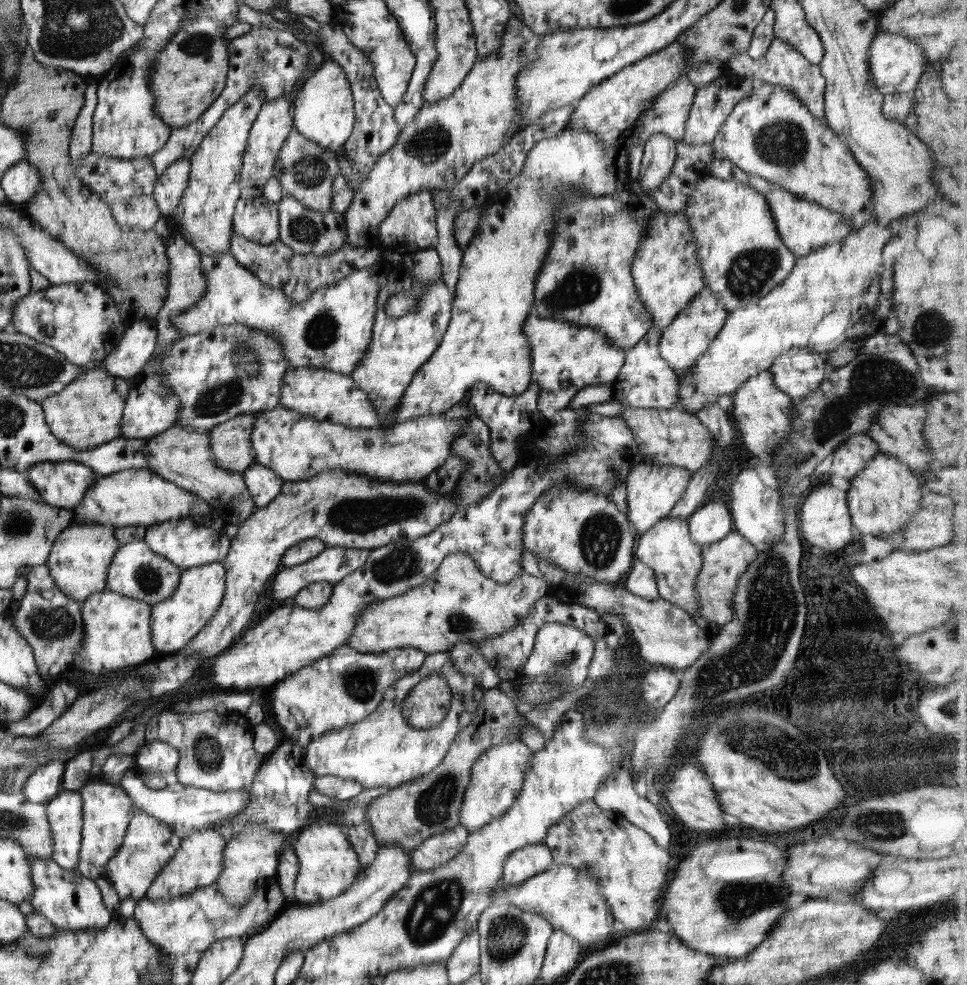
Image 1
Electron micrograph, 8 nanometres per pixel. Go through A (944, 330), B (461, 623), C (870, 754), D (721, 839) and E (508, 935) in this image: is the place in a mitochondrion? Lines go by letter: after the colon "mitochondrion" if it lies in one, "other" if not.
A: mitochondrion
B: mitochondrion
C: other
D: other
E: mitochondrion

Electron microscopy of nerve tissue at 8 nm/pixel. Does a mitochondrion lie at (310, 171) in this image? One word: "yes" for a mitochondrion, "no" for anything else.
yes

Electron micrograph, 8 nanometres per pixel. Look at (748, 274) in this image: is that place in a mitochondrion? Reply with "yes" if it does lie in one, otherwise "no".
yes

